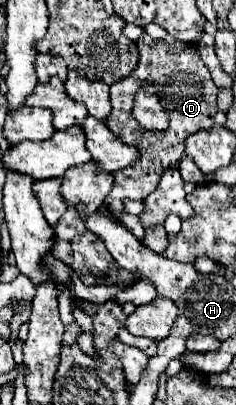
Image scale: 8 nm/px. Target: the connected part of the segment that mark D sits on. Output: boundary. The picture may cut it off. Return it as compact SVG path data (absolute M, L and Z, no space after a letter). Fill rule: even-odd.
M142 35L136 42L137 50L139 50L139 64L131 76L127 76L111 86L111 106L113 108L111 108L111 114L107 116L107 126L115 134L119 134L123 138L123 142L139 146L141 156L129 168L115 172L113 190L107 194L107 198L101 206L101 210L111 218L117 218L117 214L123 212L123 202L121 202L123 198L143 200L155 190L161 174L169 166L175 166L181 160L181 156L185 152L185 140L189 134L203 130L203 128L211 128L215 124L213 116L215 116L215 102L217 102L219 88L213 84L207 66L199 58L197 48L189 46L187 42L179 42L171 36L158 41L149 35ZM147 84L157 88L159 100L163 102L163 108L169 114L167 130L159 130L159 132L143 130L135 122L135 116L131 114L135 94Z

